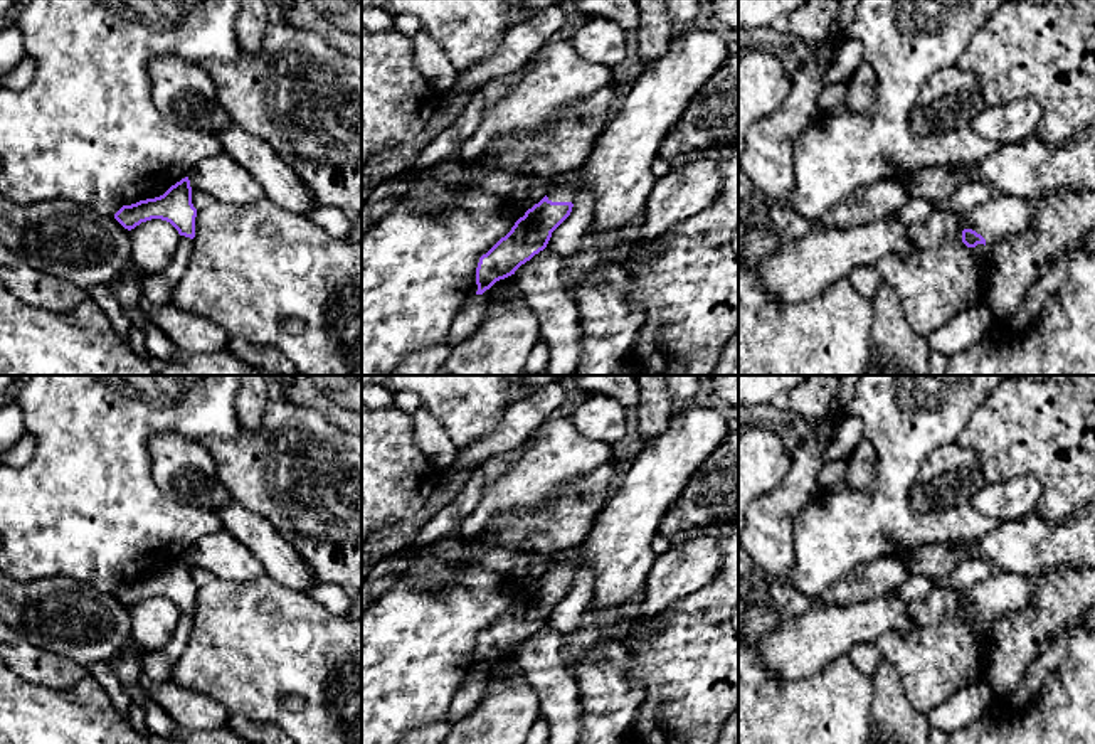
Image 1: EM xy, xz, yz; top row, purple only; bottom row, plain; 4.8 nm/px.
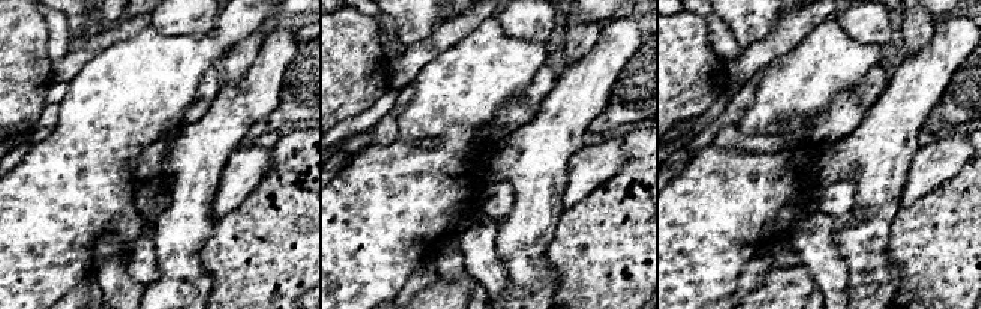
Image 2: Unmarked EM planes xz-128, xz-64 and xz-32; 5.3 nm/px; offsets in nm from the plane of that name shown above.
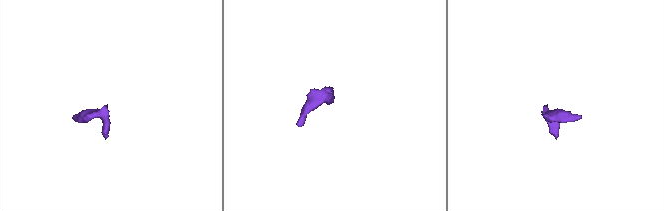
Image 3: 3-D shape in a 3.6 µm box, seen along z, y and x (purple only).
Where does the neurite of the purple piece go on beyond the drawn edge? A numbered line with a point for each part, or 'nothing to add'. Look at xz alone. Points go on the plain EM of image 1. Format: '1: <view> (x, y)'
1: xz (618, 547)

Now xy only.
1: xy (221, 552)

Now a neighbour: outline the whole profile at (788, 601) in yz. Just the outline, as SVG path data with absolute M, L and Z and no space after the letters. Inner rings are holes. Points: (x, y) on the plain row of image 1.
M772 581L767 589L770 608L780 616L789 619L802 614L812 606L812 598L799 593L791 584Z

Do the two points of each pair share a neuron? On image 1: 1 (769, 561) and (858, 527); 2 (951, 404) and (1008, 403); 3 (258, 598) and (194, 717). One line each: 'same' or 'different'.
1: different
2: different
3: different

